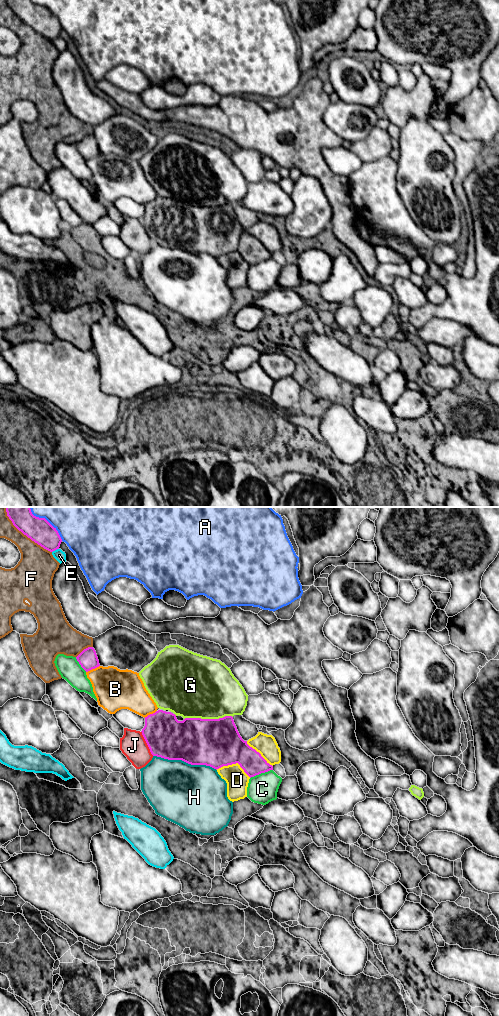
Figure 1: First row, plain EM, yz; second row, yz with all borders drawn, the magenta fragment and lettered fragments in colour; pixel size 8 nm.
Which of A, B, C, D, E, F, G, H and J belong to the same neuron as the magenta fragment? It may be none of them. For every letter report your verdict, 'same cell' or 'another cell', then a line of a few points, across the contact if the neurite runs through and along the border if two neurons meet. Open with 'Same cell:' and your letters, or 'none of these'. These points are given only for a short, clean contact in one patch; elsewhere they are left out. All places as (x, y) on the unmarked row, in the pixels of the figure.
Same cell: D
A: another cell
B: another cell
C: another cell
D: same cell
E: another cell
F: another cell
G: another cell
H: another cell
J: another cell

